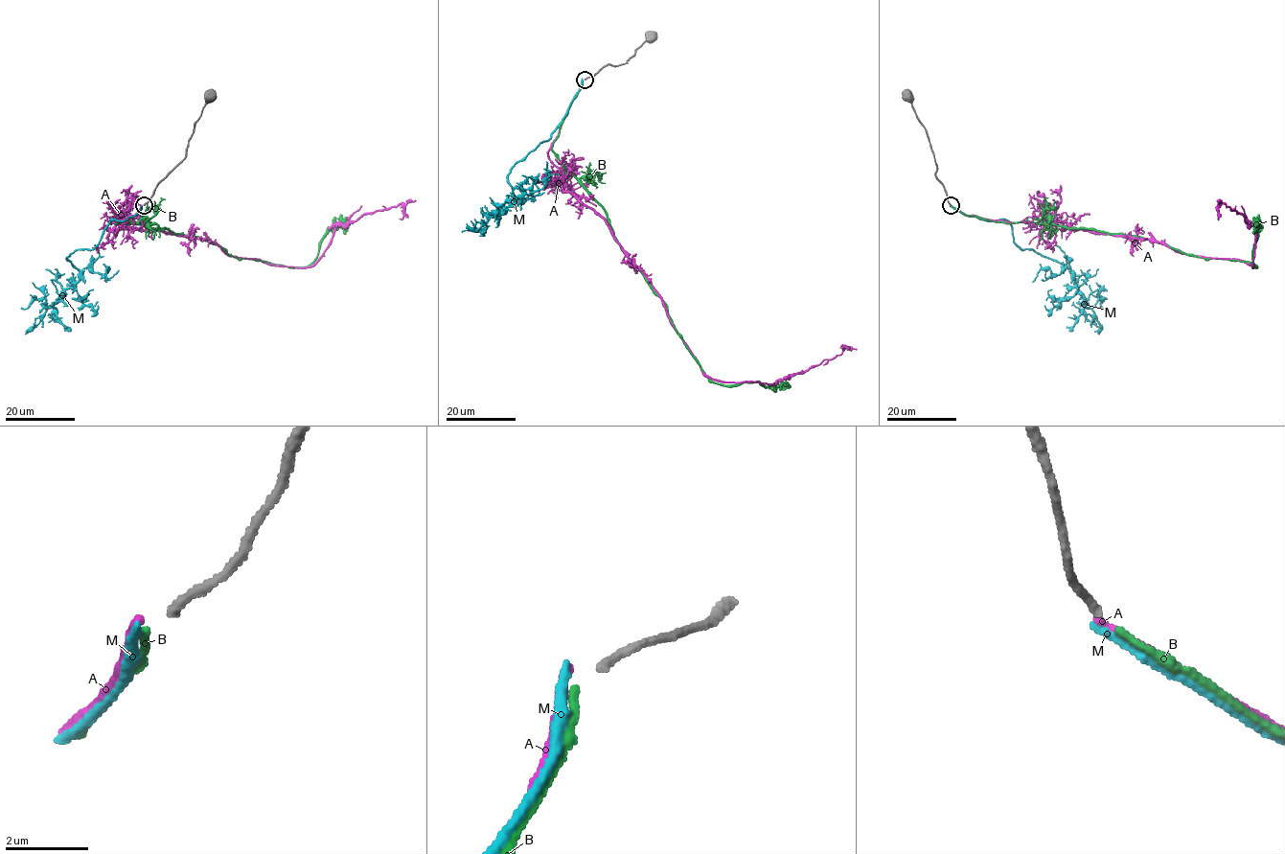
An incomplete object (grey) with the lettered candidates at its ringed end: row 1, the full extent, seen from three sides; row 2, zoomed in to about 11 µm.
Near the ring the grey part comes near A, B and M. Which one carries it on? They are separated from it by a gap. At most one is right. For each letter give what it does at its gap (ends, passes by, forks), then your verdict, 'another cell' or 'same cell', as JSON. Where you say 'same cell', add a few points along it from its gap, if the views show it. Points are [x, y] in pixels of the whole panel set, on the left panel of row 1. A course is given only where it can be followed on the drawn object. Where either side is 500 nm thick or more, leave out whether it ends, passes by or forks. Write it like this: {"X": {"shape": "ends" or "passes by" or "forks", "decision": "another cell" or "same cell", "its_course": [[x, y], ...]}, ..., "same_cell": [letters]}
{"A": {"shape": "ends", "decision": "another cell"}, "B": {"shape": "ends", "decision": "same cell", "its_course": [[142, 205], [111, 222], [166, 228], [217, 243], [230, 255], [284, 266], [309, 265], [334, 225], [346, 233]]}, "M": {"shape": "ends", "decision": "another cell"}, "same_cell": ["B"]}

